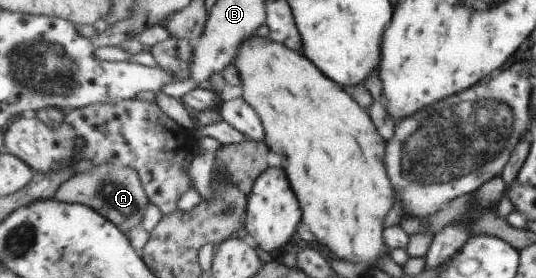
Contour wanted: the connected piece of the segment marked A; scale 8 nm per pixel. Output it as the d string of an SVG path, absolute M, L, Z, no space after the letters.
M110 163L92 166L88 172L74 174L59 188L55 199L60 202L82 203L93 207L126 234L142 224L146 206L150 203L138 170L130 166L110 166Z

